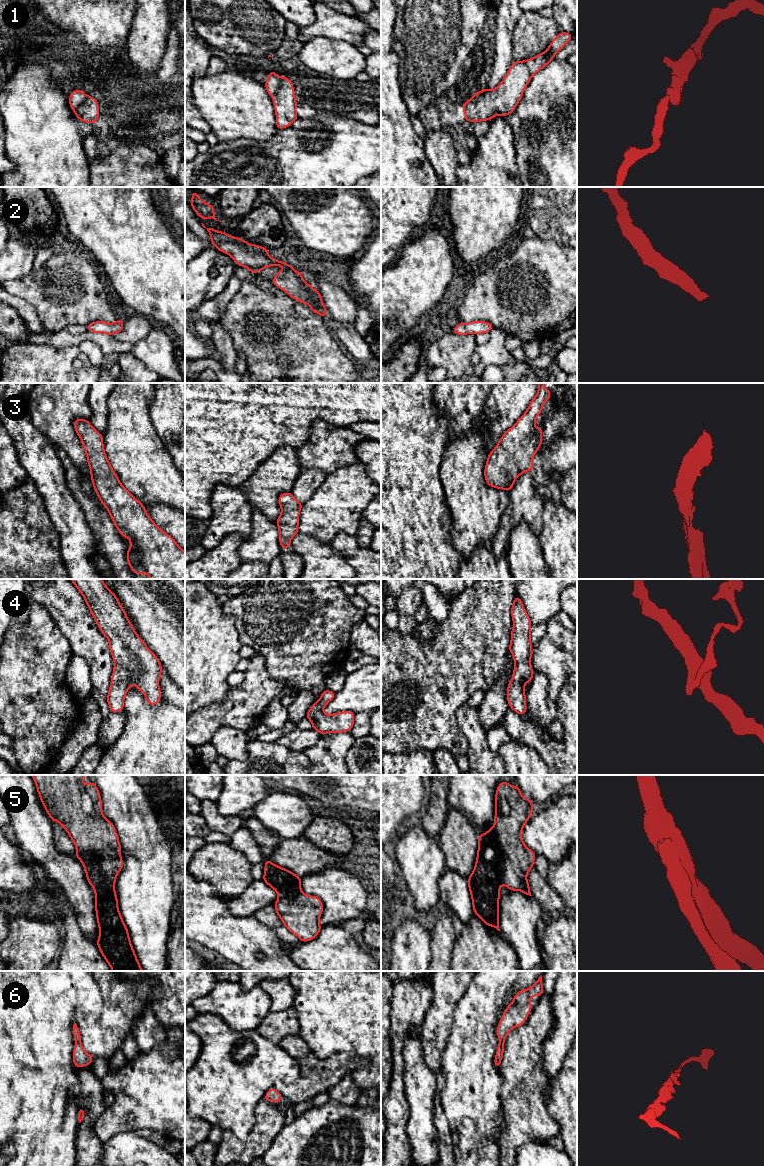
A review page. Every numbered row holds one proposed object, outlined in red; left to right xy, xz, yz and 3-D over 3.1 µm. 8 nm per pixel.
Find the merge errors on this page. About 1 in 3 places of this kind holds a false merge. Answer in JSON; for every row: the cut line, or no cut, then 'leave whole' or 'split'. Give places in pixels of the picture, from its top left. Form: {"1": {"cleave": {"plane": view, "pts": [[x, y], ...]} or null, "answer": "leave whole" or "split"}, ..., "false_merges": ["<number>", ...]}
{"1": {"cleave": {"plane": "xz", "pts": [[280, 77], [280, 85], [272, 97]]}, "answer": "split"}, "2": {"cleave": null, "answer": "leave whole"}, "3": {"cleave": null, "answer": "leave whole"}, "4": {"cleave": null, "answer": "leave whole"}, "5": {"cleave": {"plane": "yz", "pts": [[492, 828], [503, 852], [503, 883]]}, "answer": "split"}, "6": {"cleave": null, "answer": "leave whole"}, "false_merges": ["1", "5"]}

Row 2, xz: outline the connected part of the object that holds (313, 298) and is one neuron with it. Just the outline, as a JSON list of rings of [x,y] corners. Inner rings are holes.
[[[203,223],[201,224],[204,228],[206,228]],[[213,228],[206,229],[210,234],[211,242],[216,247],[216,249],[230,255],[237,265],[248,268],[252,274],[255,274],[269,266],[284,266],[286,269],[280,270],[273,277],[273,283],[296,301],[308,304],[313,312],[324,317],[329,315],[322,301],[321,294],[317,289],[313,289],[310,284],[304,281],[304,279],[302,278],[302,272],[297,272],[290,264],[286,262],[279,261],[270,257],[268,255],[269,250],[260,245],[247,243],[244,239],[230,236],[225,232],[217,231]]]

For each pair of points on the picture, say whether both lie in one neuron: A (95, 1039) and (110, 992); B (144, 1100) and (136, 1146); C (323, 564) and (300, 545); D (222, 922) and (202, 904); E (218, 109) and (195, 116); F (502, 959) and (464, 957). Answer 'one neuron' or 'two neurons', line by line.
A: one neuron
B: two neurons
C: one neuron
D: one neuron
E: two neurons
F: one neuron

